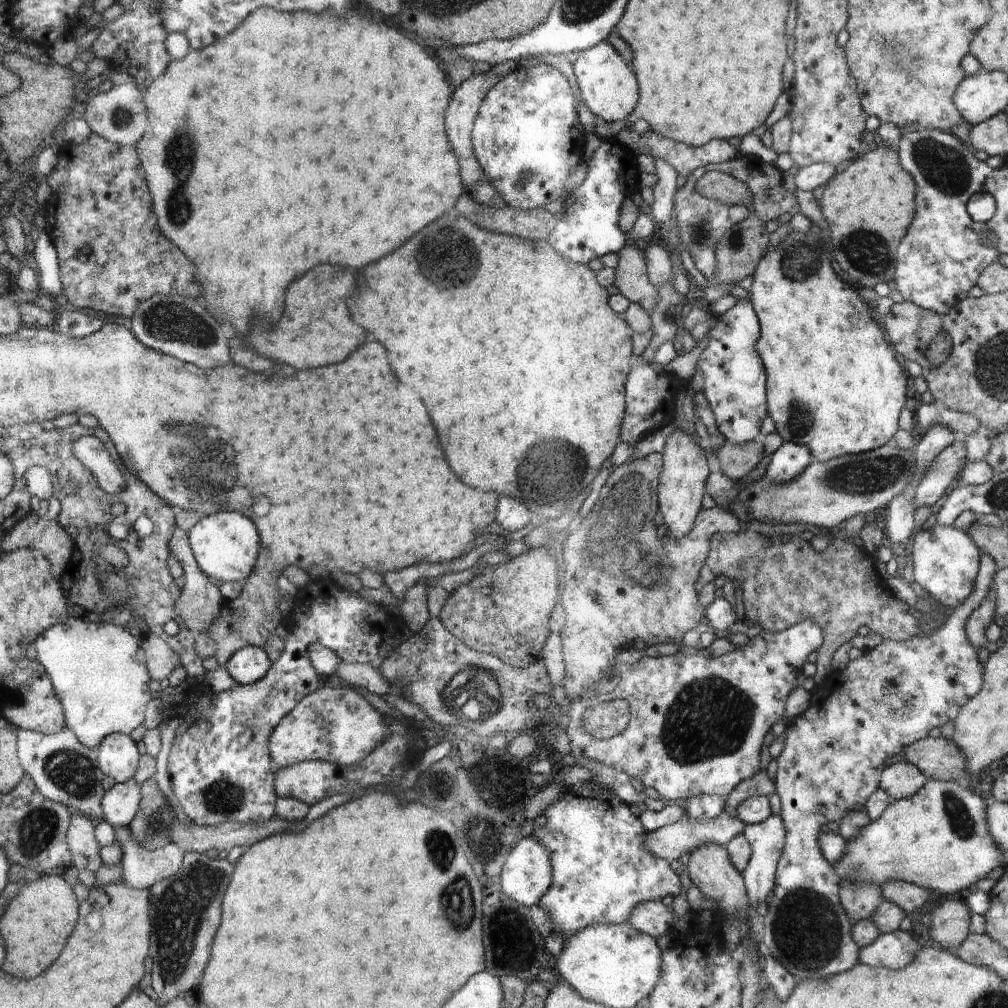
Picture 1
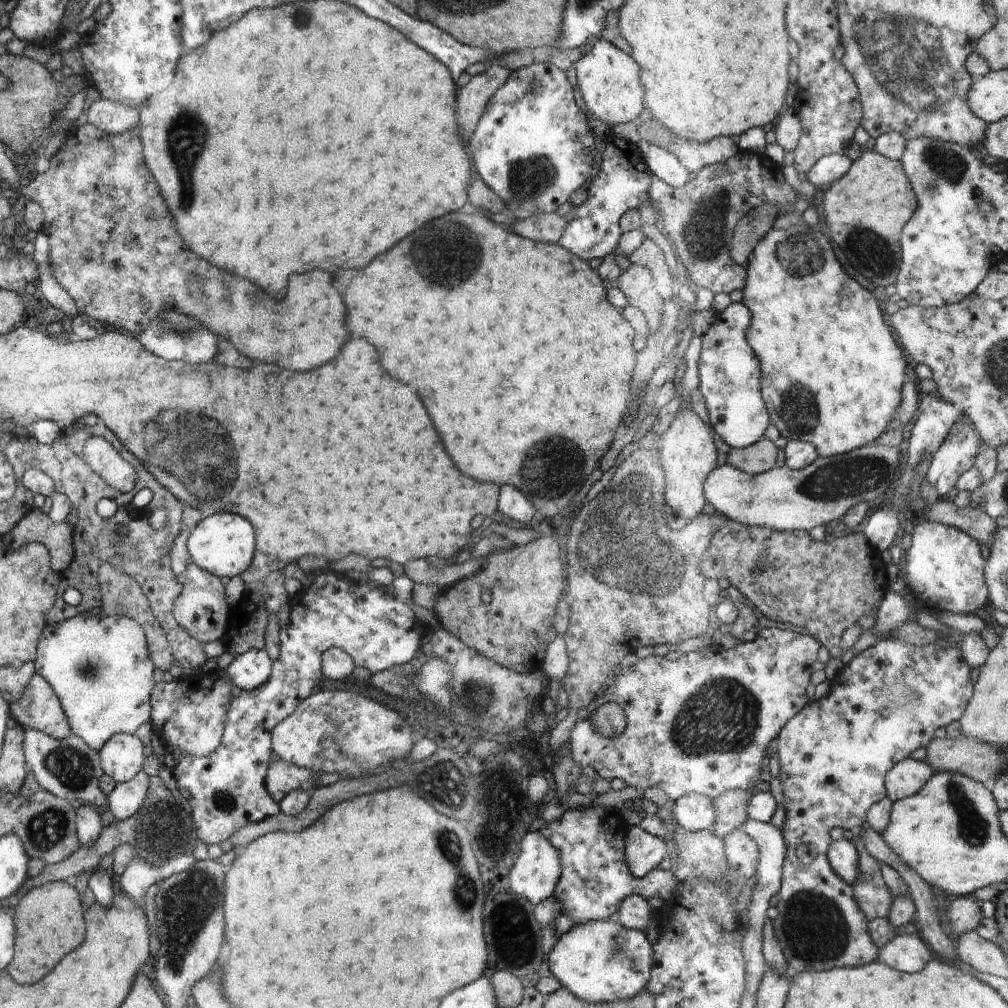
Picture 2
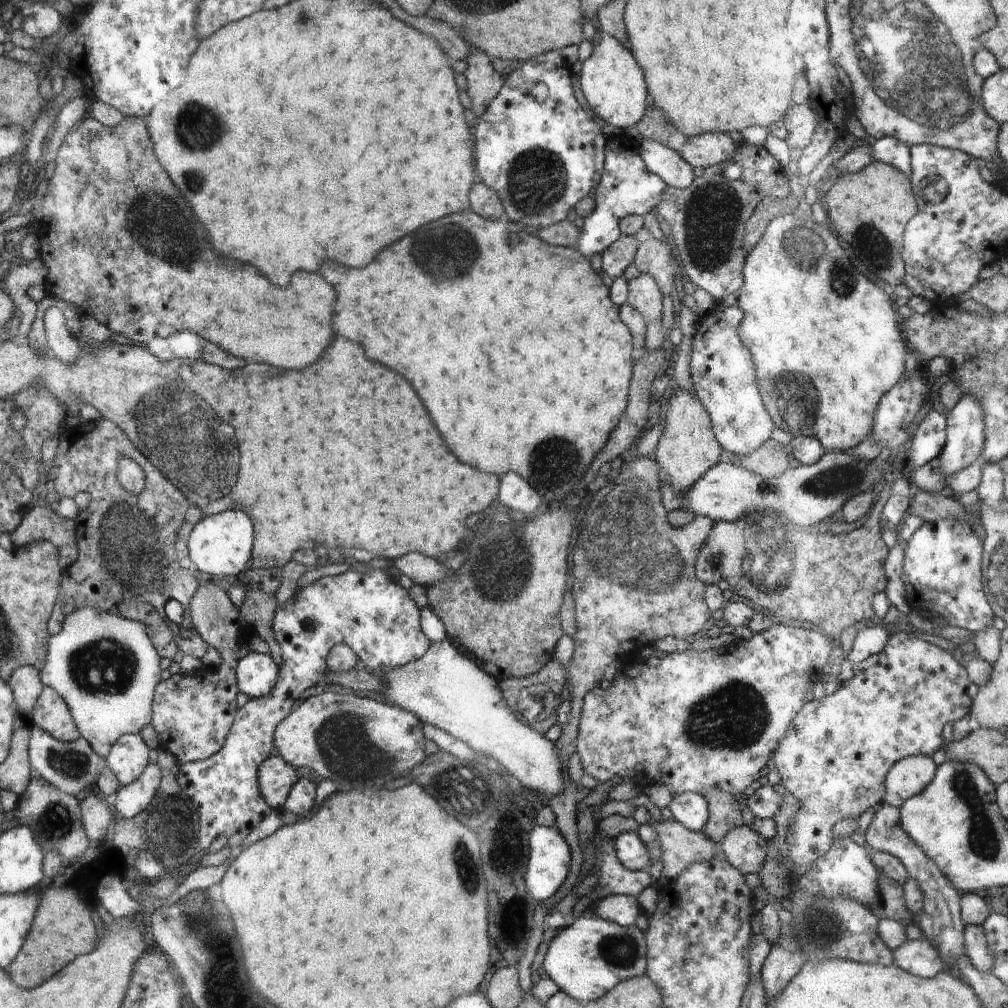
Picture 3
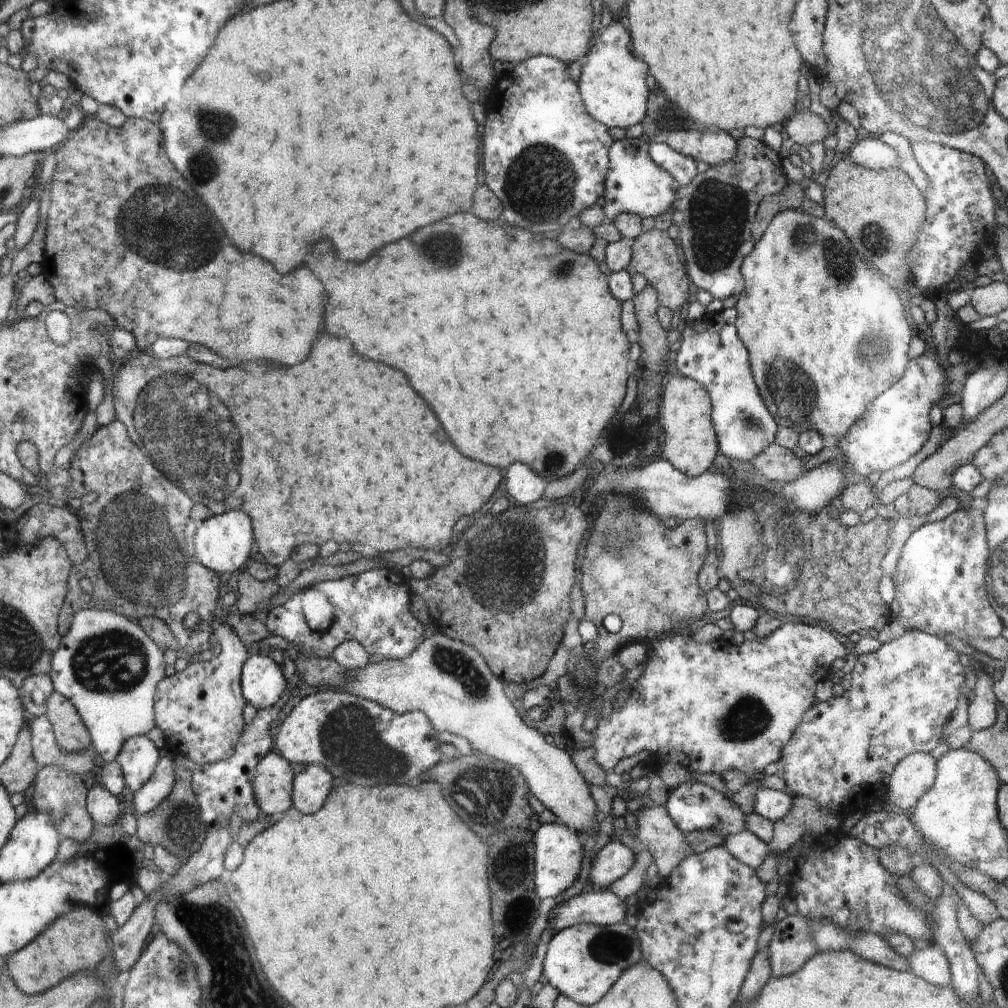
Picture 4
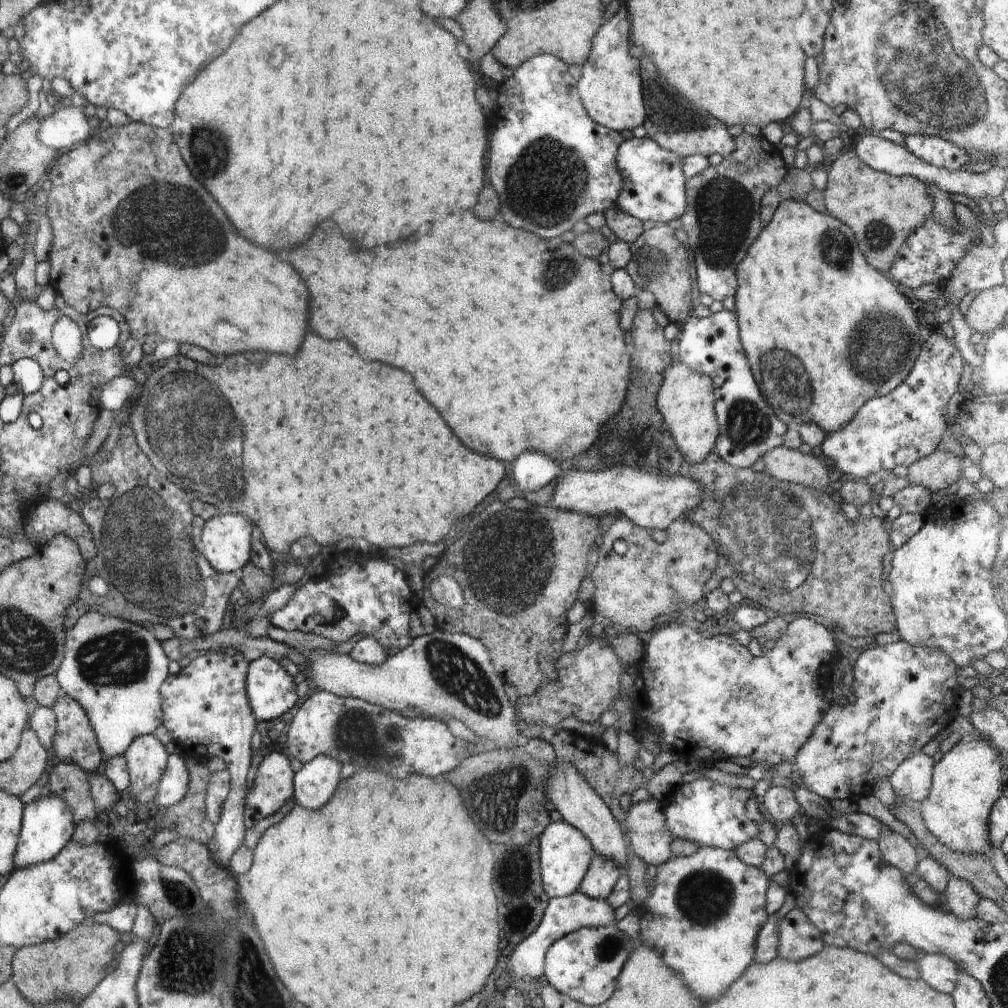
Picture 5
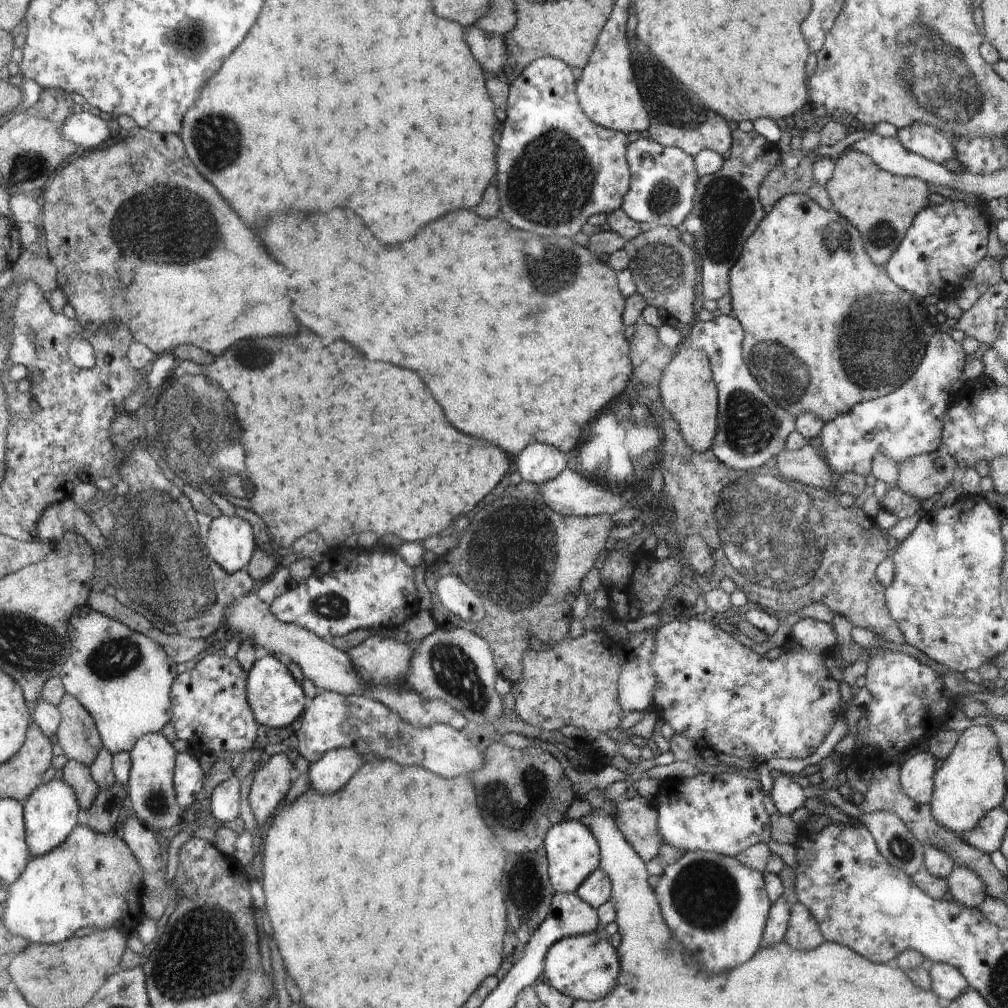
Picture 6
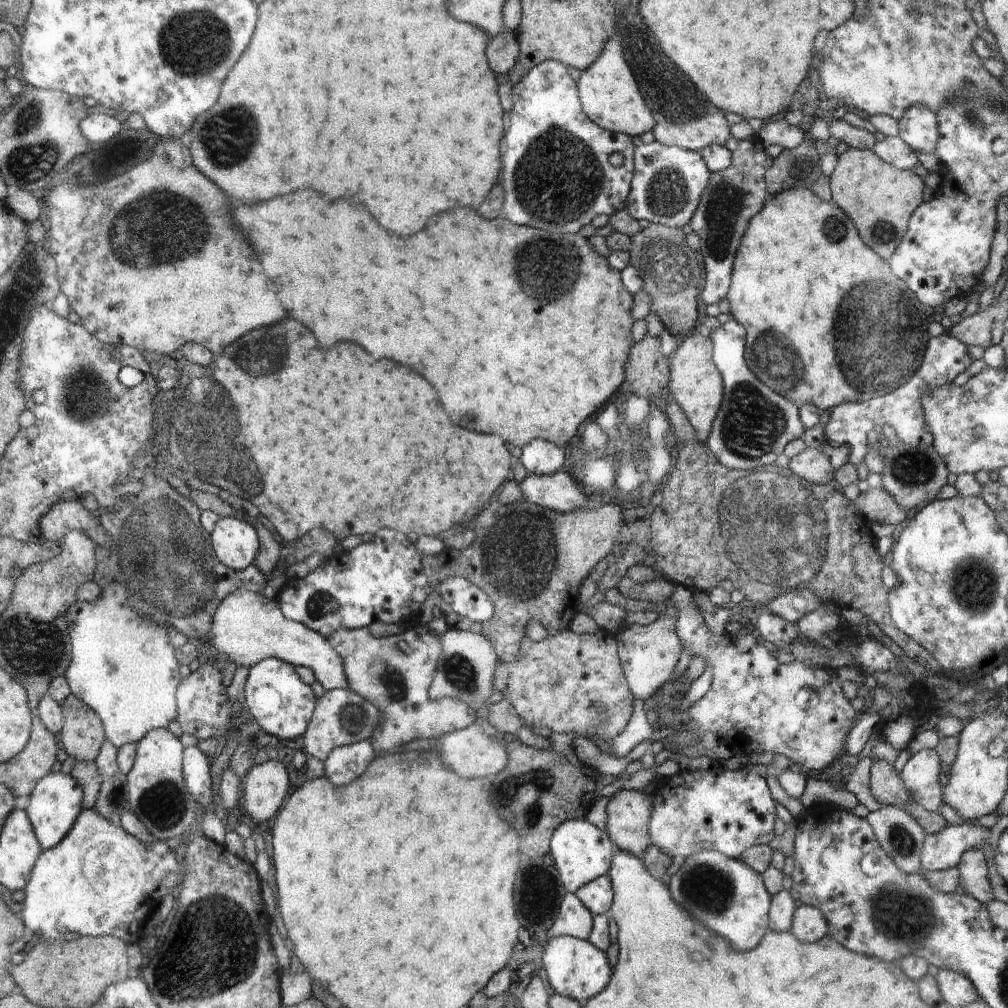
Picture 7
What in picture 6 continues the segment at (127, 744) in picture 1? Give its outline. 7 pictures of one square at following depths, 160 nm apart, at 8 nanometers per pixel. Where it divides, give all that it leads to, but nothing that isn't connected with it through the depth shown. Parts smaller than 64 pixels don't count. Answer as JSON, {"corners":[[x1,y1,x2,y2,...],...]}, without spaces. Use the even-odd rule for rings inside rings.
{"corners":[[162,733,145,735,132,748,131,770,129,773,130,791,128,796,137,817,148,829,158,834,160,830,172,828,176,824,184,824,182,814,185,808,176,800,174,758,176,750]]}

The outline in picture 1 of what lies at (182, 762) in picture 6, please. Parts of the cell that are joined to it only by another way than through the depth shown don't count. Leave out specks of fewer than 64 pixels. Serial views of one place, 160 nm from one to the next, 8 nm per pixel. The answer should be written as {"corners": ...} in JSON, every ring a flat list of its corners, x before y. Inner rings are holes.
{"corners":[[135,780,115,783,103,795,105,820,112,826,124,828,128,832,128,826,138,812,138,802,140,802,140,788]]}

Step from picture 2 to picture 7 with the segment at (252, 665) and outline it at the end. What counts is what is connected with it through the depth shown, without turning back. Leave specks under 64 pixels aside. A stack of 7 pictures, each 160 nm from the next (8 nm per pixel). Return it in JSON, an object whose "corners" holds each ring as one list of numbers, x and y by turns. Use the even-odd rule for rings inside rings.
{"corners":[[268,657,248,668,246,673,243,704,252,713,258,726,280,740,292,740,306,734,317,702,312,688,300,680,296,670,286,661,280,662,277,658]]}

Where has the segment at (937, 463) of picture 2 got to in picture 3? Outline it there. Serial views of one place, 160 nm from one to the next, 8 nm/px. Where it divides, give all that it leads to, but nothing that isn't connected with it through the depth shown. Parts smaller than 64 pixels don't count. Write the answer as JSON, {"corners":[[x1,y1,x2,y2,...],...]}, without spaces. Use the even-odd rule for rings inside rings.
{"corners":[[964,393,959,402,947,413,947,441,939,454,939,464,947,478,976,462,985,441,985,410,972,394]]}

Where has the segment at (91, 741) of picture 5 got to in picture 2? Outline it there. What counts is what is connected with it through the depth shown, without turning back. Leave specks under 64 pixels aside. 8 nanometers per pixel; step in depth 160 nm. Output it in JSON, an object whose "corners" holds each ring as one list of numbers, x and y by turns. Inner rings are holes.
{"corners":[[32,675,24,694,11,704,11,709,14,720,26,728,39,730,56,739,63,739,72,734,62,701,52,690,51,684,40,675]]}

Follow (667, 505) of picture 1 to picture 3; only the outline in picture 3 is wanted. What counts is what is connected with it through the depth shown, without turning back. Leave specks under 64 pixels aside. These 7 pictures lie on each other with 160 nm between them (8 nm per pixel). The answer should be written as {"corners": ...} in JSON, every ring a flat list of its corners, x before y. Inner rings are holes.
{"corners":[[674,388,669,399,666,413,666,425,659,438,656,452,656,461,664,469,664,476,671,482,673,492,681,495,694,486,698,480,718,464,722,445,719,439,714,438,713,424,710,424,711,415,696,396,692,396,686,389]]}

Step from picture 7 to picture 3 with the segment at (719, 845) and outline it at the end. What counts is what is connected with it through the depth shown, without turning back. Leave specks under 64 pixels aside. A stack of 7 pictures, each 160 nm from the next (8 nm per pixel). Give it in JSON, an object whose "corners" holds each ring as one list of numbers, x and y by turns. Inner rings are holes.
{"corners":[[680,793,673,795,669,808,673,819,692,831,702,831,710,818,708,803,700,793]]}

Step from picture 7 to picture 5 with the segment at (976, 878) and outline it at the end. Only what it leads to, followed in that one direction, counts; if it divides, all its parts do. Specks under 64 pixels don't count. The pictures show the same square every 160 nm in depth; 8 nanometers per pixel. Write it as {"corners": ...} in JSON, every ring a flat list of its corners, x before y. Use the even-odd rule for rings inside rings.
{"corners":[[951,877,946,891,946,904,959,920,970,920,977,917,977,907,981,898,974,888,960,878]]}

